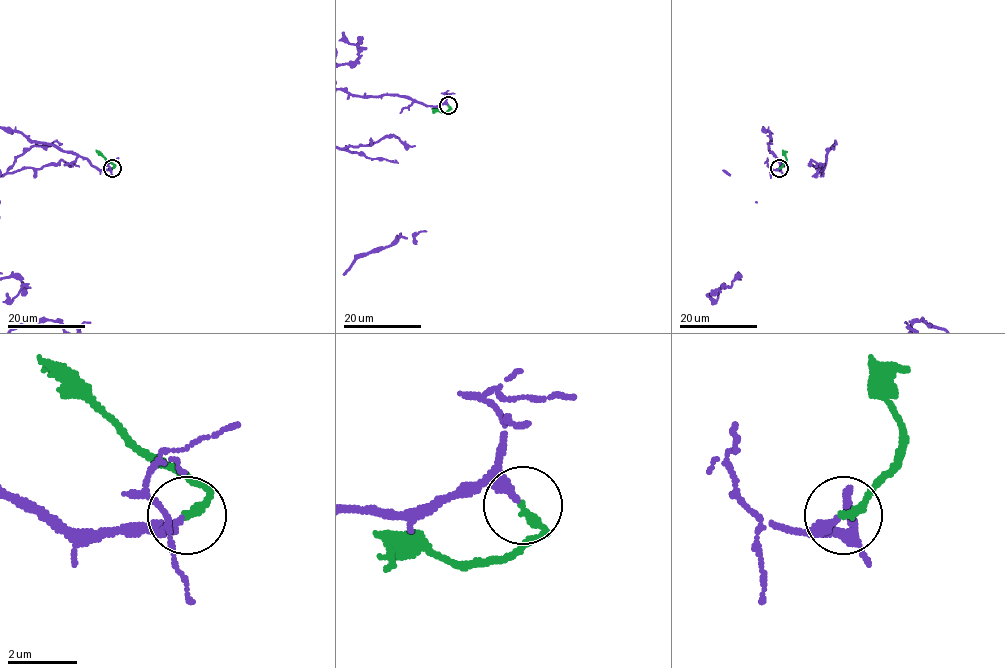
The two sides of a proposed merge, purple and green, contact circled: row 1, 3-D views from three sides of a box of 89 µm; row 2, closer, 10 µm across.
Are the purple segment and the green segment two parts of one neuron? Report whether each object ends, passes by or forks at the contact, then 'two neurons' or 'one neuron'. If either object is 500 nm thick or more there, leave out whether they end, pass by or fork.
purple ends | green ends | one neuron

